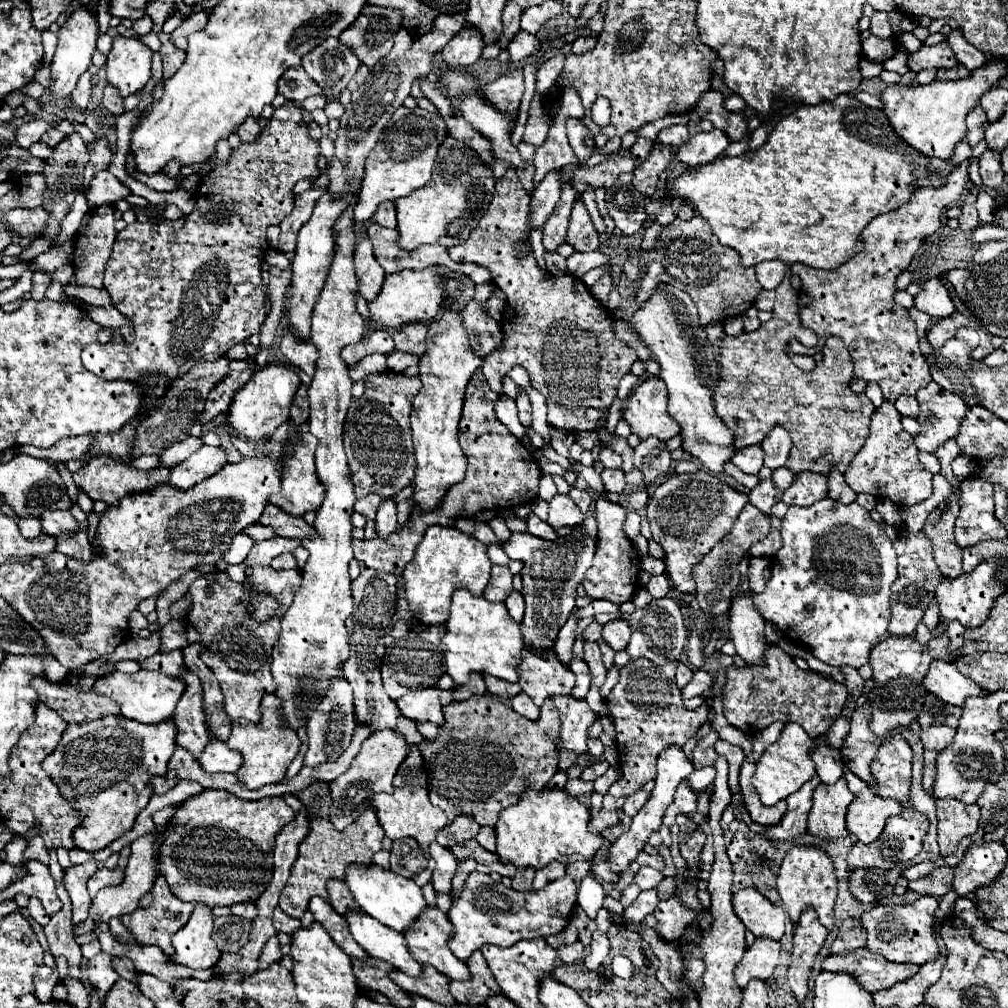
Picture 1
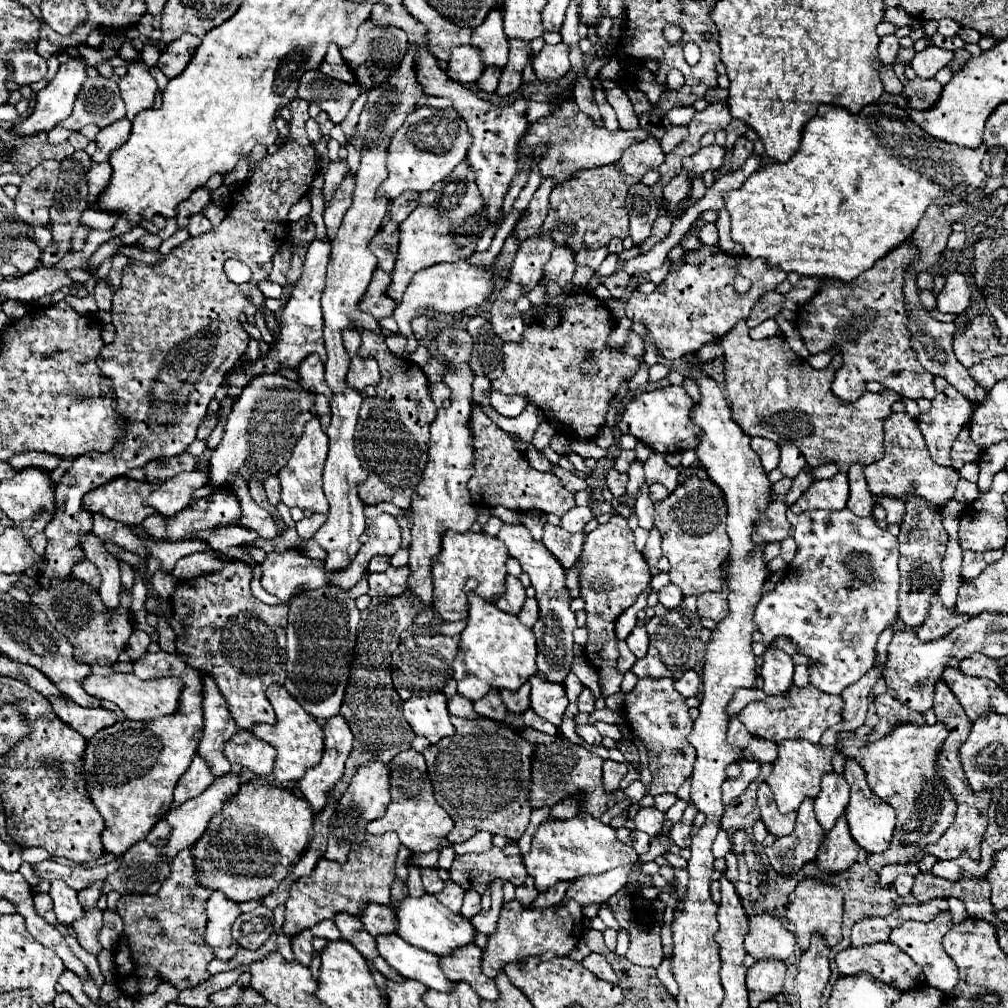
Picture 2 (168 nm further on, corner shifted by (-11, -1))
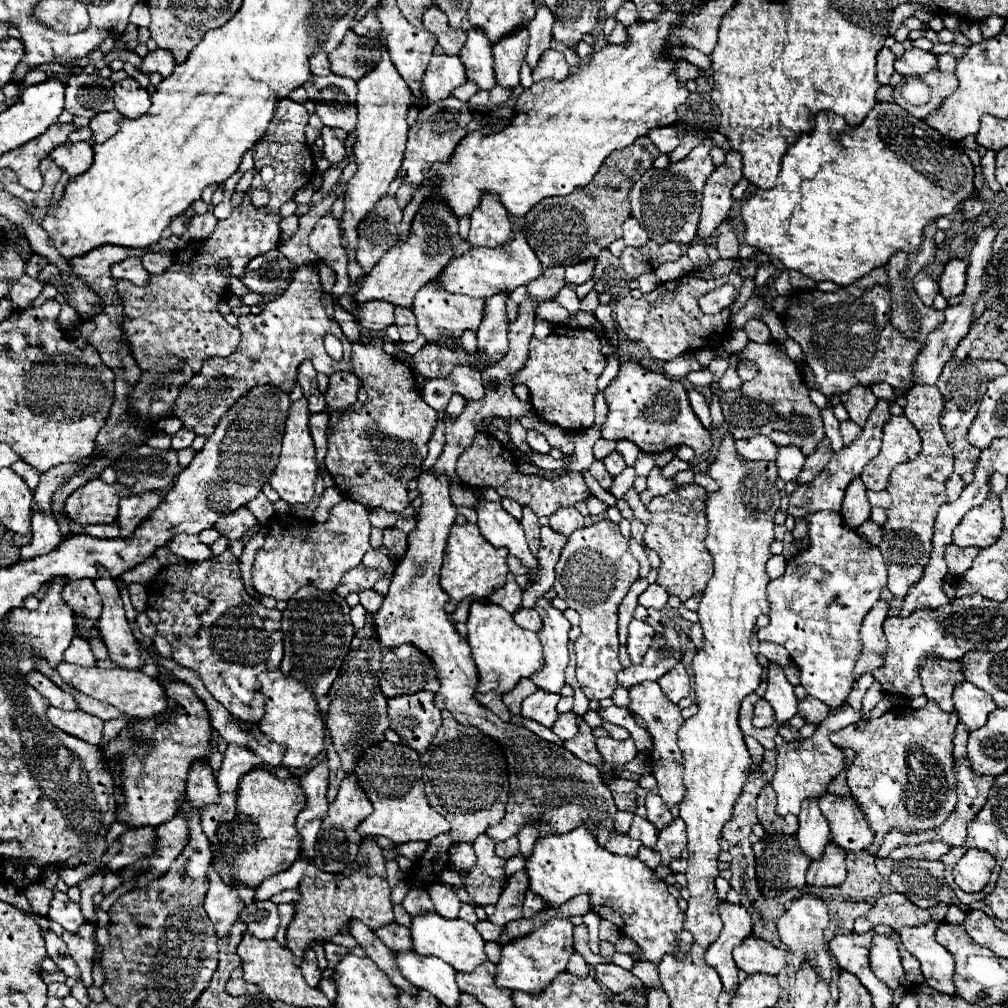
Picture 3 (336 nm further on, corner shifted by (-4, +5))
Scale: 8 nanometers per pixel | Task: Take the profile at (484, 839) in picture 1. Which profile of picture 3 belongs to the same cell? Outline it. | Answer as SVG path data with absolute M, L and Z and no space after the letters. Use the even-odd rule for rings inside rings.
M512 836L512 838L504 840L504 842L498 842L496 854L498 854L500 858L504 858L504 860L518 856L518 854L520 854L520 852L518 852L518 838L516 838L516 836Z

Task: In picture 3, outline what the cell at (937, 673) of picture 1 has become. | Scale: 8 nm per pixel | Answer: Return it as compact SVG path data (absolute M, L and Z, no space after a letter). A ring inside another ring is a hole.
M964 682L956 688L954 706L960 716L960 722L970 732L982 728L988 720L988 714L996 710L996 702L986 692L982 692L970 682Z

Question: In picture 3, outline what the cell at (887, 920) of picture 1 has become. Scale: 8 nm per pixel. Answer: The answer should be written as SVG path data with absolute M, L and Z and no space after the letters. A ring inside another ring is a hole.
M930 922L924 926L914 926L914 928L902 928L900 938L906 946L906 950L910 950L922 966L922 974L928 986L936 988L938 992L944 994L954 994L954 956L950 952L946 952L946 948L942 948L936 942L936 928L940 922Z

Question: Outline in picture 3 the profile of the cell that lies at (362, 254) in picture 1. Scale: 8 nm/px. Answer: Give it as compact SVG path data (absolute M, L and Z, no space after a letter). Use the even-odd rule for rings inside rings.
M344 294L340 298L340 304L360 320L358 324L362 326L364 332L382 332L390 324L394 324L394 306L392 304L374 300L370 304L364 304L362 308L358 308L358 304L354 304L352 296L348 296L348 294Z

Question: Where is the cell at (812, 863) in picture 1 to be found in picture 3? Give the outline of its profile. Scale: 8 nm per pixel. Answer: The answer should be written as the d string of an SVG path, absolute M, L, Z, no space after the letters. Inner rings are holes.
M800 896L792 902L792 906L786 910L786 914L782 914L778 918L778 936L782 940L782 944L788 948L788 952L792 954L792 964L794 970L800 968L802 962L810 964L818 976L830 984L832 980L832 962L828 952L824 950L824 930L828 926L830 918L828 918L828 908L826 904L822 904L822 900L814 898L814 896Z

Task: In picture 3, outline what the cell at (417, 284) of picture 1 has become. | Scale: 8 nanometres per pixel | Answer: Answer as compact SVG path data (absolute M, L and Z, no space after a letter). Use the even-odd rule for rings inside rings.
M516 234L514 244L512 240L498 248L472 248L460 258L452 260L438 276L438 284L442 284L452 294L466 294L472 298L490 298L494 294L506 292L510 294L518 286L528 286L544 272L540 260L536 258L534 250L526 244L524 234Z

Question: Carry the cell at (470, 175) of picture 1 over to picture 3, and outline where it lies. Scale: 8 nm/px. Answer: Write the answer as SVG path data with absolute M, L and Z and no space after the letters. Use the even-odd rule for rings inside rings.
M428 200L418 210L408 240L398 242L394 248L390 248L386 256L372 268L372 272L362 278L360 290L354 296L356 304L364 304L370 300L386 300L394 306L412 308L414 294L422 286L426 286L430 280L440 276L442 268L448 266L448 262L452 260L454 248L460 242L462 240L458 236L458 220L454 220L452 212L448 212L448 208L442 202Z

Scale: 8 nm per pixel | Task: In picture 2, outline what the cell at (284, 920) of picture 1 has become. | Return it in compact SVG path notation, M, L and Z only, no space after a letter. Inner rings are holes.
M305 930L305 932L299 932L299 936L293 936L291 938L291 948L293 948L293 954L295 954L295 960L309 966L311 962L311 954L313 954L313 948L311 948L311 932Z

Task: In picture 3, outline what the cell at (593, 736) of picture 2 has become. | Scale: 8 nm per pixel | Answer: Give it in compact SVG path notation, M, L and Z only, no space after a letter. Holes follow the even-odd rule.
M566 712L566 714L560 714L556 724L552 726L552 732L558 734L562 740L570 740L576 736L578 732L578 716L572 714L572 712Z

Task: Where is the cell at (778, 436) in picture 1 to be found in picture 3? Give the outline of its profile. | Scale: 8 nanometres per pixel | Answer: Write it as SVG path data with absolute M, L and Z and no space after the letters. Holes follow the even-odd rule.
M784 446L778 450L778 458L776 458L776 464L778 464L778 476L788 482L788 480L796 480L798 474L802 472L804 468L804 460L806 456L802 454L800 448L796 446Z

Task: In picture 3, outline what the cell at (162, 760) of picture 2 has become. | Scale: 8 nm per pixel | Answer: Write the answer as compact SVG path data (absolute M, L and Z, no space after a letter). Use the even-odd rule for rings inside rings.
M162 674L164 688L170 698L176 700L172 714L160 714L148 720L142 720L134 728L124 728L118 738L114 738L102 752L106 760L120 758L122 770L122 788L126 802L118 806L118 822L126 822L128 828L136 826L160 826L166 820L174 818L178 804L182 804L182 794L186 792L188 770L196 760L210 760L210 742L212 742L212 724L208 708L196 696L196 692L176 680L168 680Z

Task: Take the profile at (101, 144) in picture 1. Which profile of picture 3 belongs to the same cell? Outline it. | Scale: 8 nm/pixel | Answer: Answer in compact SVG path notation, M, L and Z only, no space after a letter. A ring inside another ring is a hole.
M110 110L110 112L104 112L104 114L100 112L100 116L94 116L90 120L90 128L94 132L94 138L92 138L90 144L108 140L118 130L120 120L122 120L122 114L118 110Z

